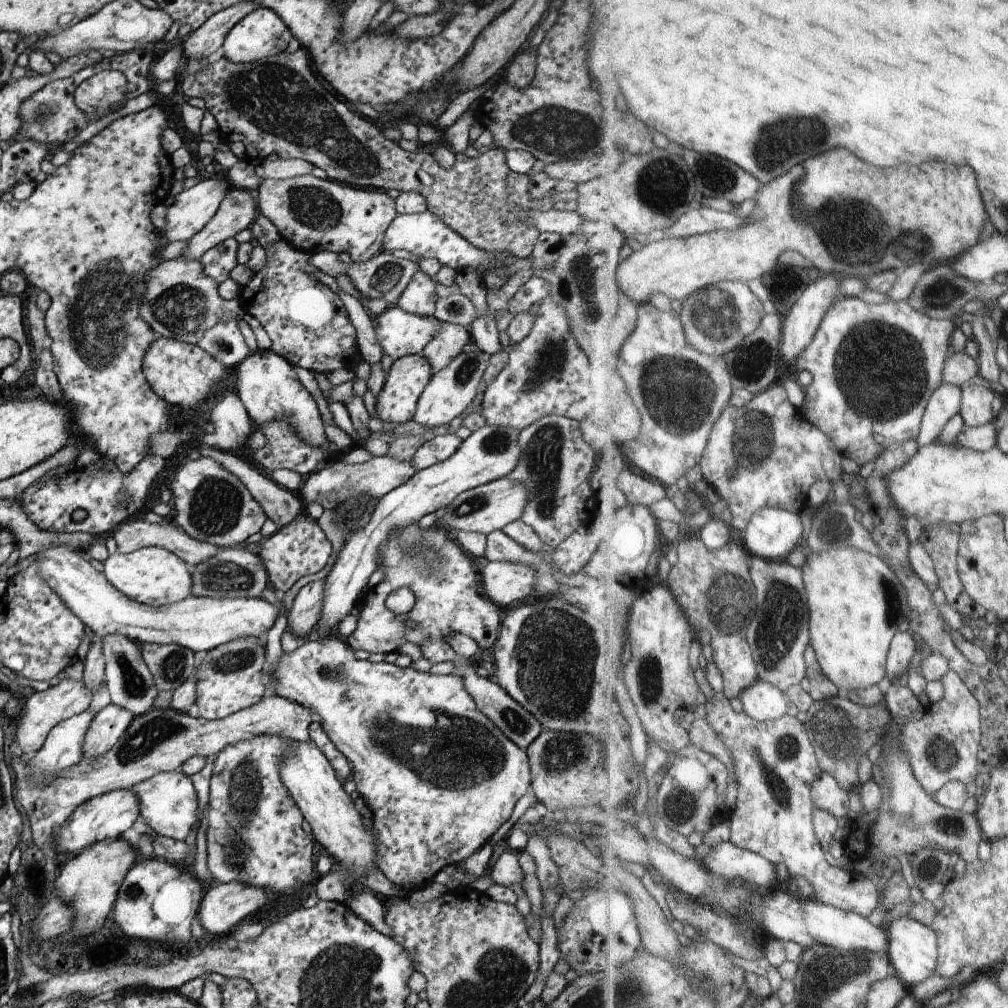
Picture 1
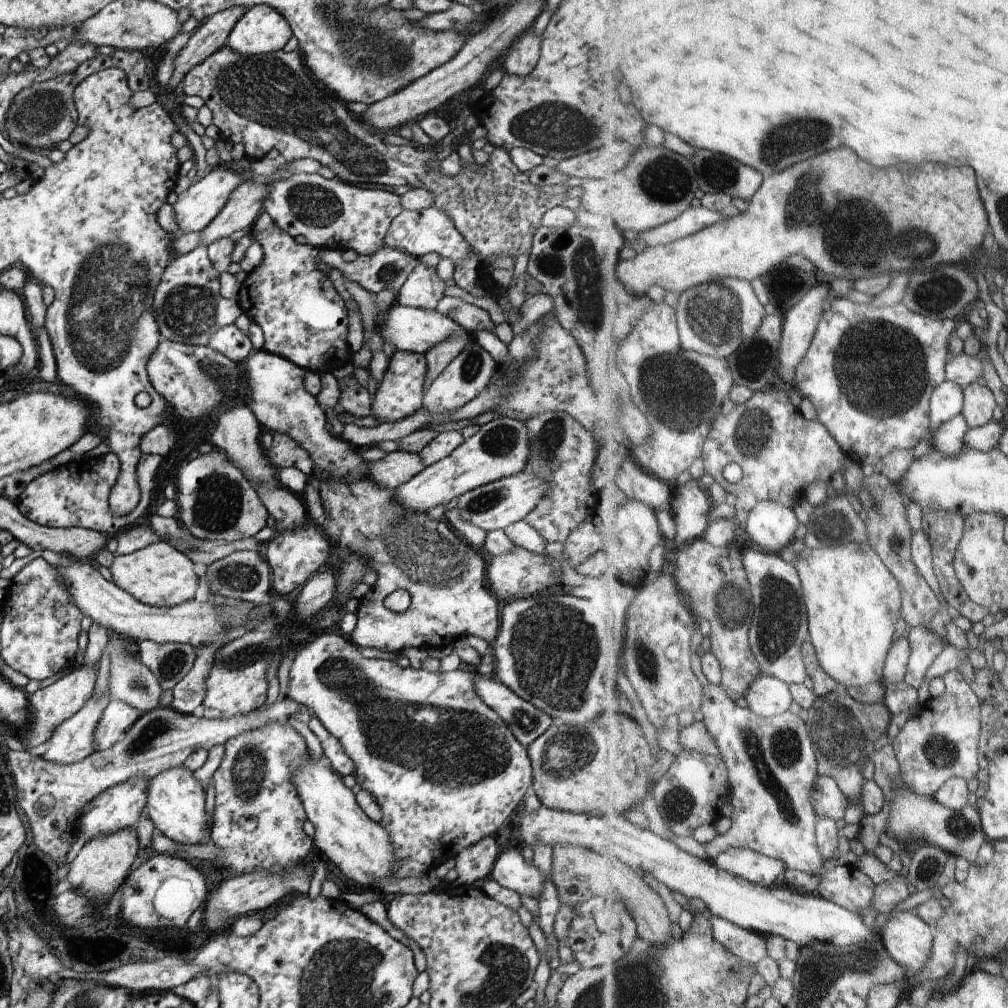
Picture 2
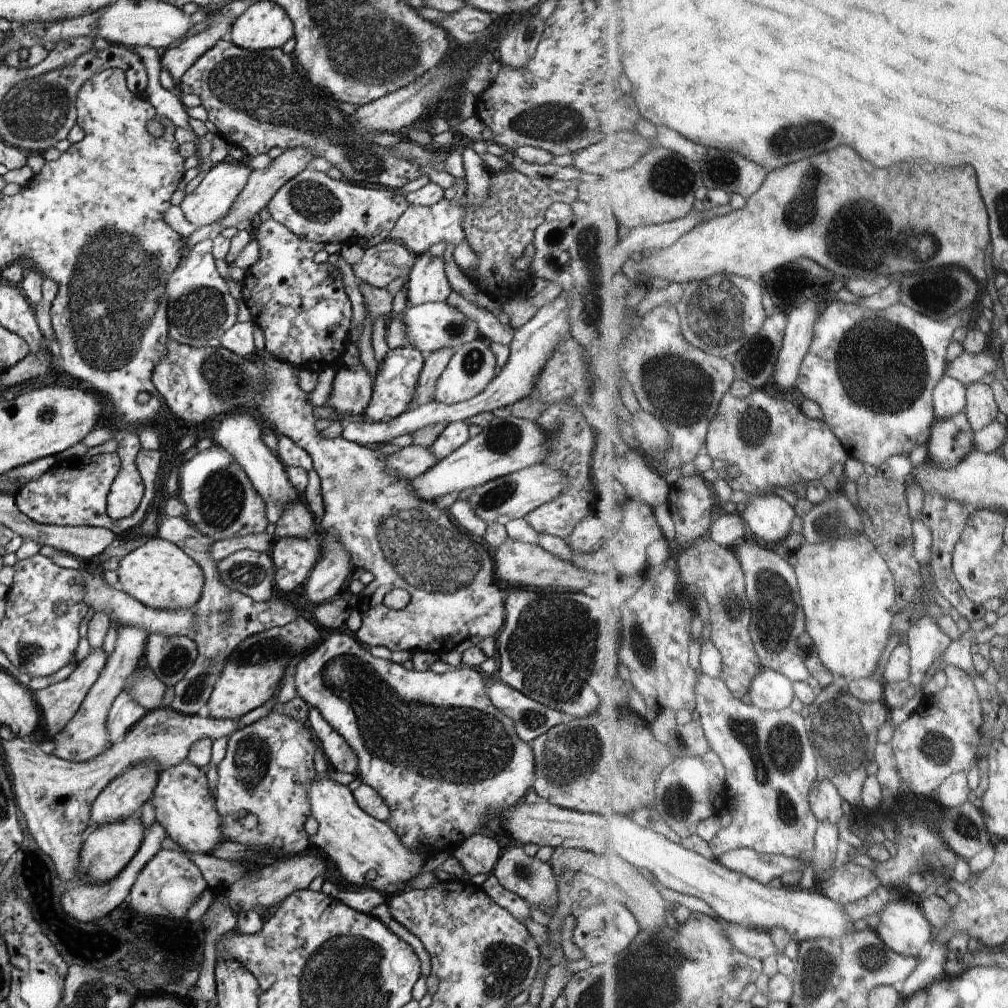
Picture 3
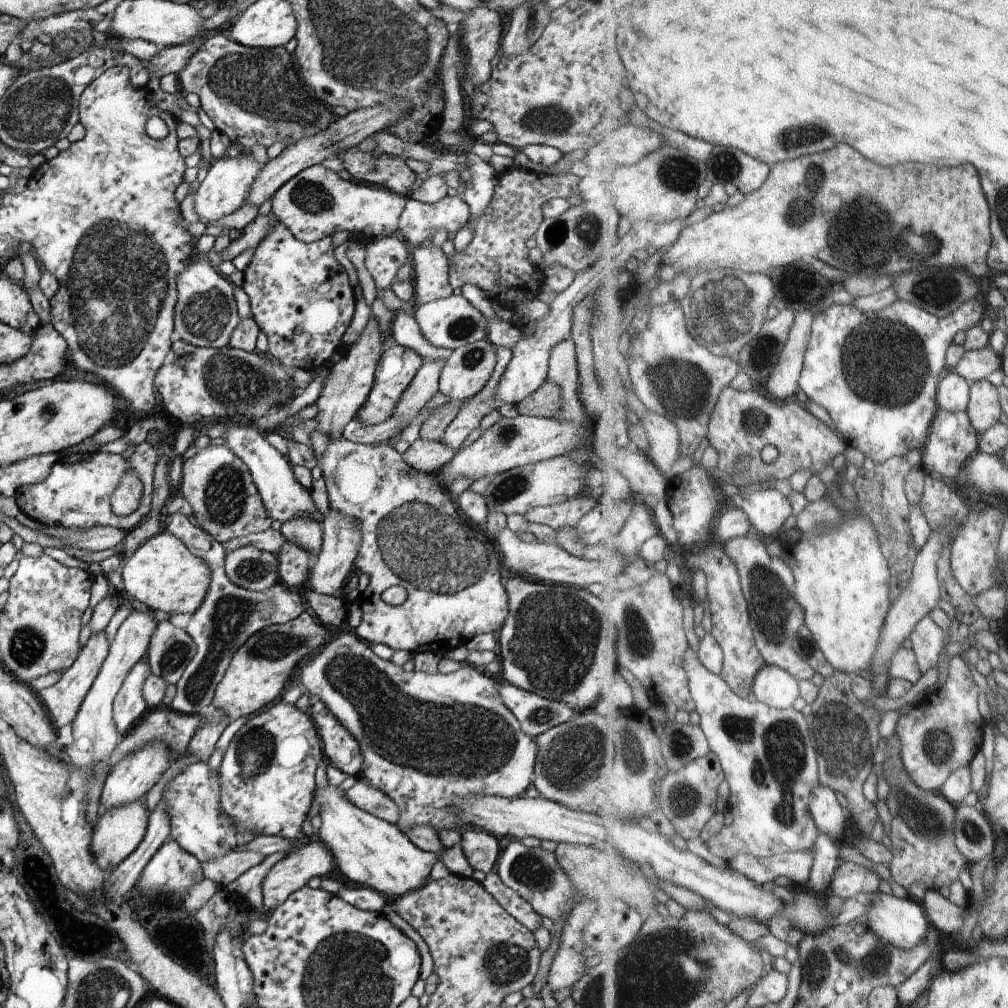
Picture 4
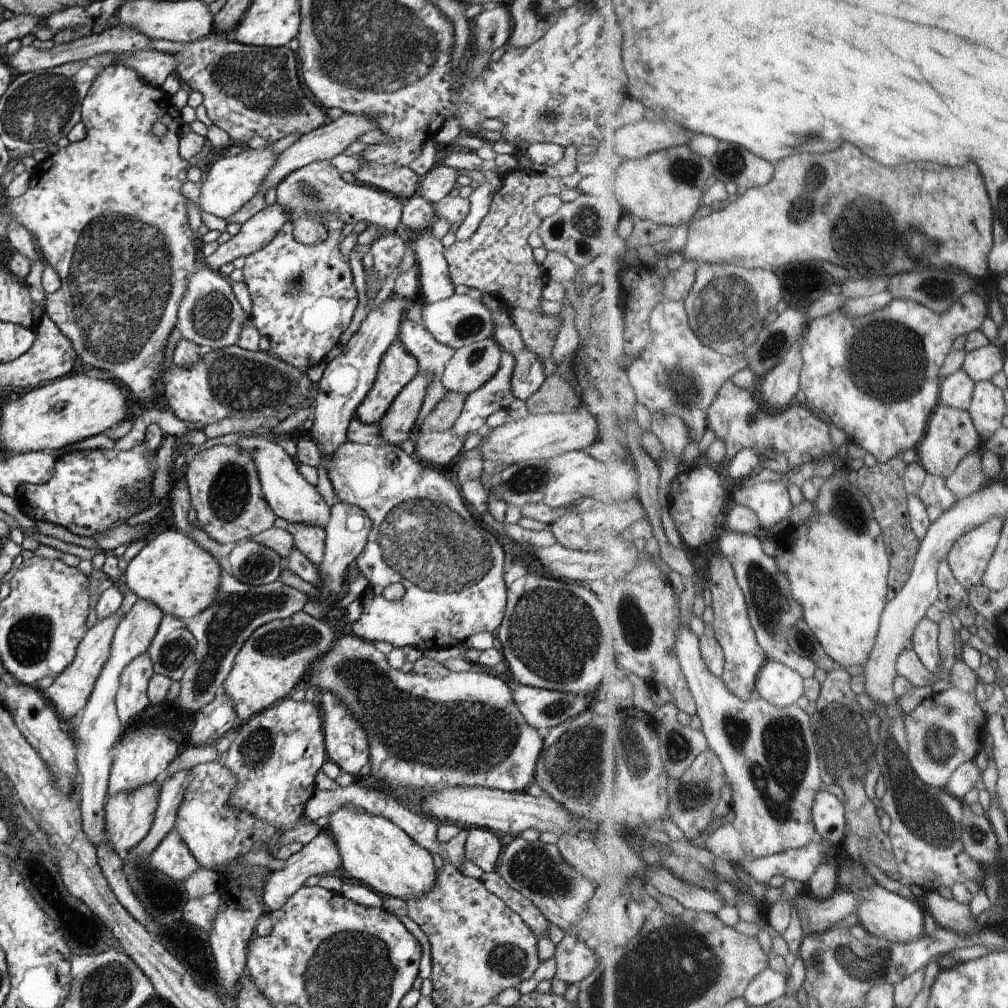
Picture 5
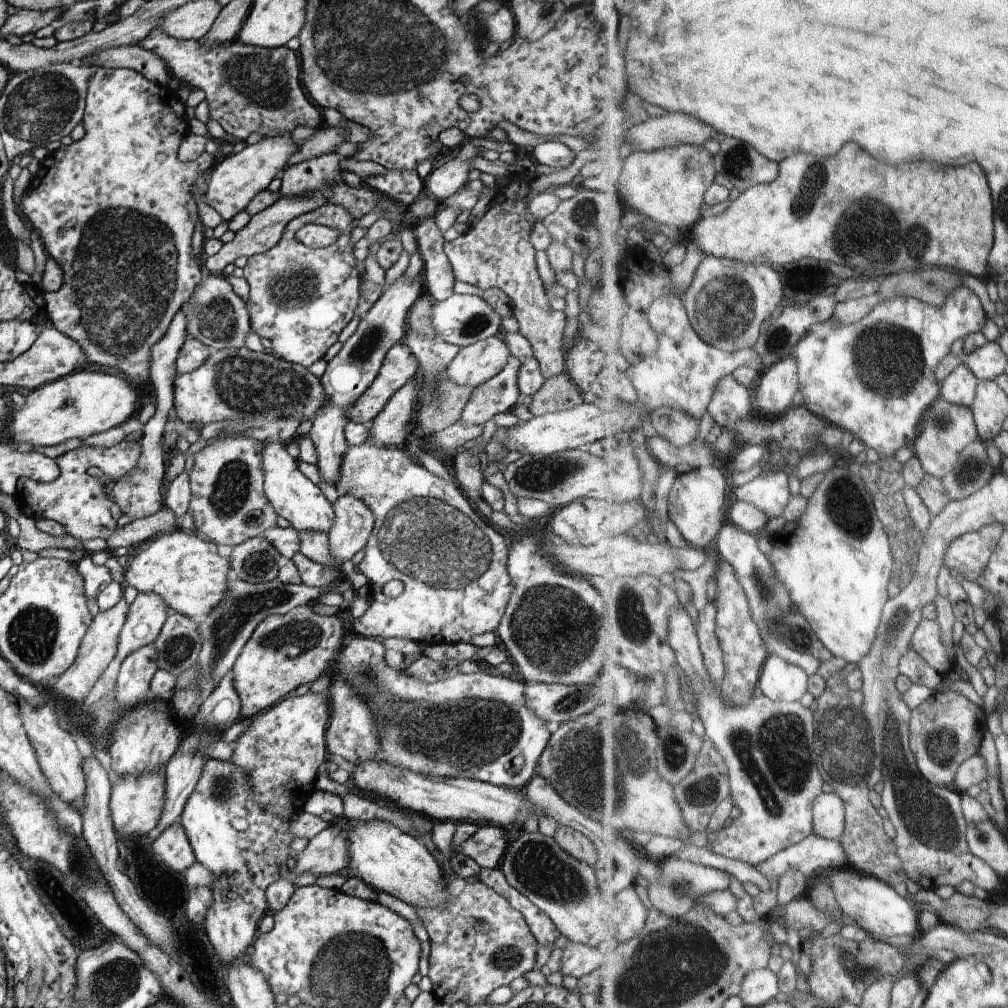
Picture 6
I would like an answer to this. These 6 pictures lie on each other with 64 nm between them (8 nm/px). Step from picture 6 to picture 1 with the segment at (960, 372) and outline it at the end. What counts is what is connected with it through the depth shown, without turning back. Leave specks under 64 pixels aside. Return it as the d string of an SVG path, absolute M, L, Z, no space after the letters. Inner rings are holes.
M948 382L934 393L927 408L922 434L917 440L921 450L940 441L949 422L963 411L964 397L963 387Z

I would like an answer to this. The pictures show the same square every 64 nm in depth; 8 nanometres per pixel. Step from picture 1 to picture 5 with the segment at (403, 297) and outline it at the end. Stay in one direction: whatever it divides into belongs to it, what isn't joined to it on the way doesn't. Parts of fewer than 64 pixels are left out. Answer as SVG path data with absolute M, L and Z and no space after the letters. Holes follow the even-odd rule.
M424 230L411 243L420 268L417 297L424 303L434 303L453 296L455 285L450 278L441 239L436 238L432 230Z

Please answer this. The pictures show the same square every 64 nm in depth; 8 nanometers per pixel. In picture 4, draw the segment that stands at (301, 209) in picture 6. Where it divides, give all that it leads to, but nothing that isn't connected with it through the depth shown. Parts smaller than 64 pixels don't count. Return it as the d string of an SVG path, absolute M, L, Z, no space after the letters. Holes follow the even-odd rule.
M271 212L268 214L259 214L254 218L250 224L242 229L242 236L238 240L232 240L230 246L222 252L220 260L233 261L239 254L242 254L244 250L250 250L258 246L260 240L264 240L268 234L270 234L270 228L276 224L278 220L274 218L274 214Z

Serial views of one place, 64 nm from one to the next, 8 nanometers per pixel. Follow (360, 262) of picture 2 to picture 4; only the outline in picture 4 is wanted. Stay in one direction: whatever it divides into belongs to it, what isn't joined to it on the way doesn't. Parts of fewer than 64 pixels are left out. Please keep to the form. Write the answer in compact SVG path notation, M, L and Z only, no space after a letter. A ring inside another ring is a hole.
M386 236L366 244L364 266L377 289L388 289L396 282L400 268L411 261L411 249L396 236Z

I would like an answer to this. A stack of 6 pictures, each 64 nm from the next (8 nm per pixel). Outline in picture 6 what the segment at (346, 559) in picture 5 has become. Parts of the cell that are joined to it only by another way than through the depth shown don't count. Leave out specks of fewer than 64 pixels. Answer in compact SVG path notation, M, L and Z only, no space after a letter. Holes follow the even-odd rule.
M342 496L333 504L334 524L327 533L332 556L337 562L333 566L340 575L341 564L362 548L366 548L375 526L374 514L368 506L354 496Z

